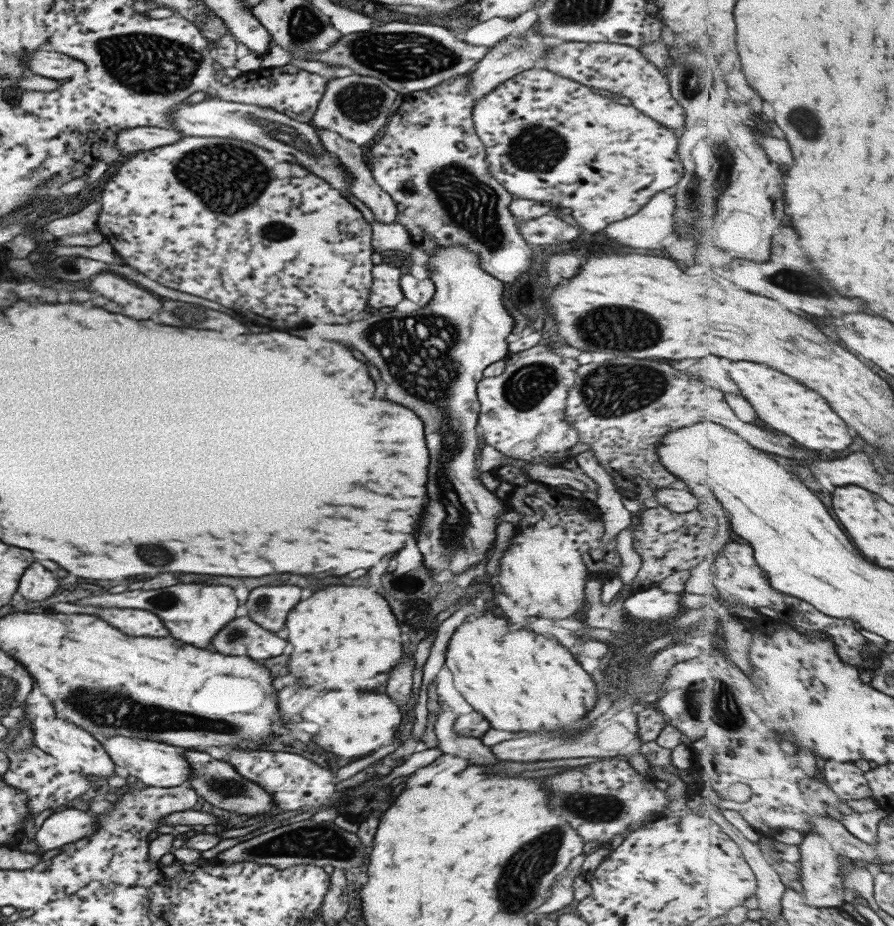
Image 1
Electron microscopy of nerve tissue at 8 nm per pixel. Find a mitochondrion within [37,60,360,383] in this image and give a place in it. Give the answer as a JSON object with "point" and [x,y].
{"point":[201,170]}

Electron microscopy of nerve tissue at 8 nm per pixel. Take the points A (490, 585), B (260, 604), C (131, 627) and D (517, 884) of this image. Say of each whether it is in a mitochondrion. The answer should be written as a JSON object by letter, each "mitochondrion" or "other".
{"A":"other","B":"mitochondrion","C":"other","D":"mitochondrion"}

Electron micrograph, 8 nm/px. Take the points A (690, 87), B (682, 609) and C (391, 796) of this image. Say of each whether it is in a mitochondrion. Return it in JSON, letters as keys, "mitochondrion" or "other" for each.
{"A":"mitochondrion","B":"other","C":"other"}

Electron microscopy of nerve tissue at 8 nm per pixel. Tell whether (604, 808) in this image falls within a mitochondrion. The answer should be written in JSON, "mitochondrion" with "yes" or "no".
{"mitochondrion":"yes"}

